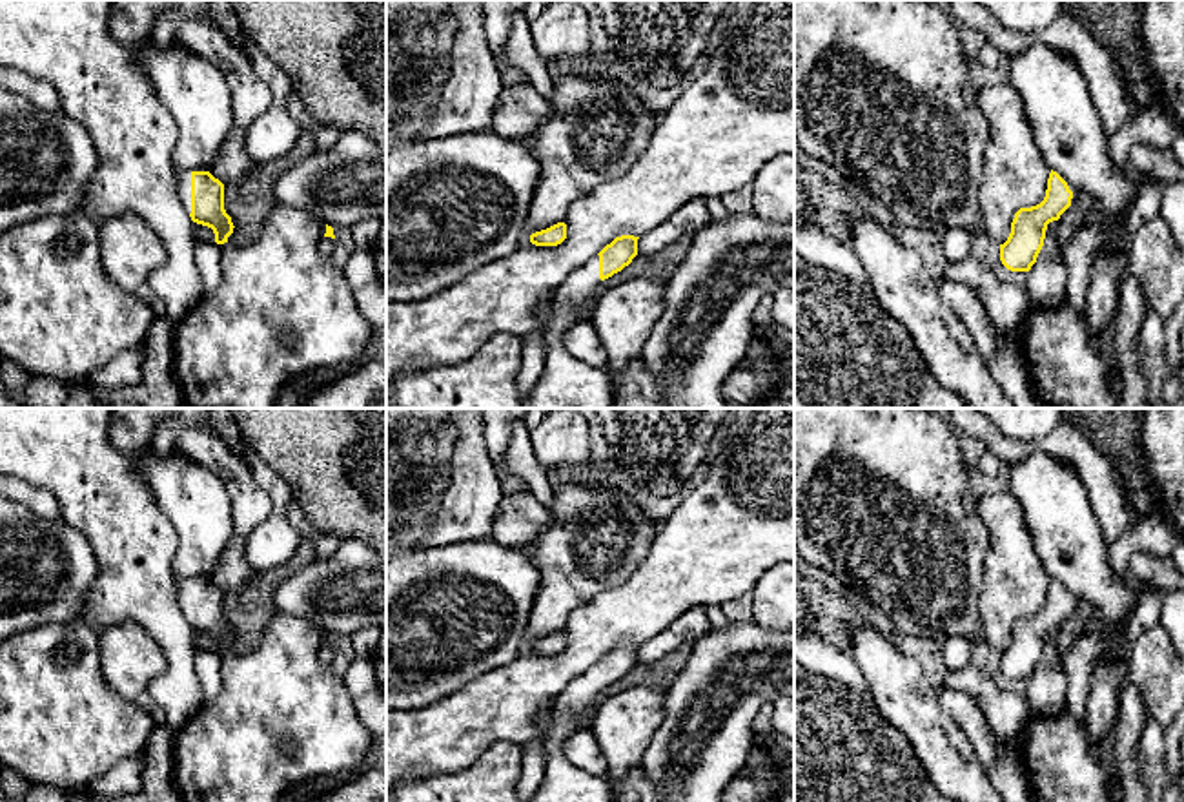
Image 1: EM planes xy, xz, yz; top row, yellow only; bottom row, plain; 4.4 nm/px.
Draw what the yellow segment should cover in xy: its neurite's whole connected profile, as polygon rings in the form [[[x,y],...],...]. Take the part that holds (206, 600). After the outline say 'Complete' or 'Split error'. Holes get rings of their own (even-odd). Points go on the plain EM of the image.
[[[191,580],[179,583],[177,598],[191,629],[211,636],[217,653],[228,651],[235,634],[224,618],[224,592],[209,580]]]. Split error

